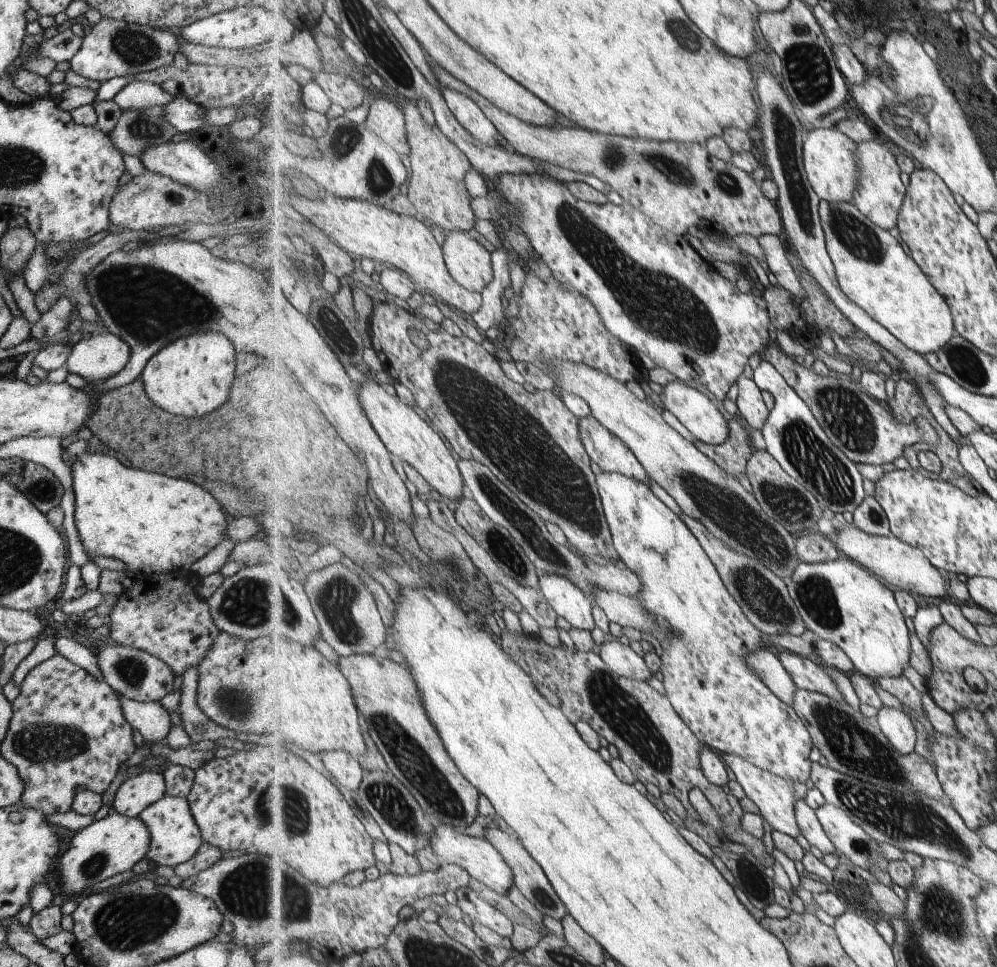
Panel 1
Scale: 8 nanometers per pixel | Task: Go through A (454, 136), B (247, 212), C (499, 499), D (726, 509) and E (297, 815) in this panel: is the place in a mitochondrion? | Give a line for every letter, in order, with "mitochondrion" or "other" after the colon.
A: other
B: other
C: mitochondrion
D: mitochondrion
E: mitochondrion

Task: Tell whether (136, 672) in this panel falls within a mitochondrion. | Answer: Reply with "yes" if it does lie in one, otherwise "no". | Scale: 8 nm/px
yes

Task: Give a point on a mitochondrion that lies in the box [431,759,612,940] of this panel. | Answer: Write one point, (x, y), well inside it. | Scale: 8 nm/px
(542, 895)

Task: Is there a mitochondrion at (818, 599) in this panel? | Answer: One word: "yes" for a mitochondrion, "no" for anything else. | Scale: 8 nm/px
yes

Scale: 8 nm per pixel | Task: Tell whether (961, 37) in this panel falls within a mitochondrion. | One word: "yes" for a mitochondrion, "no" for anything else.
no

